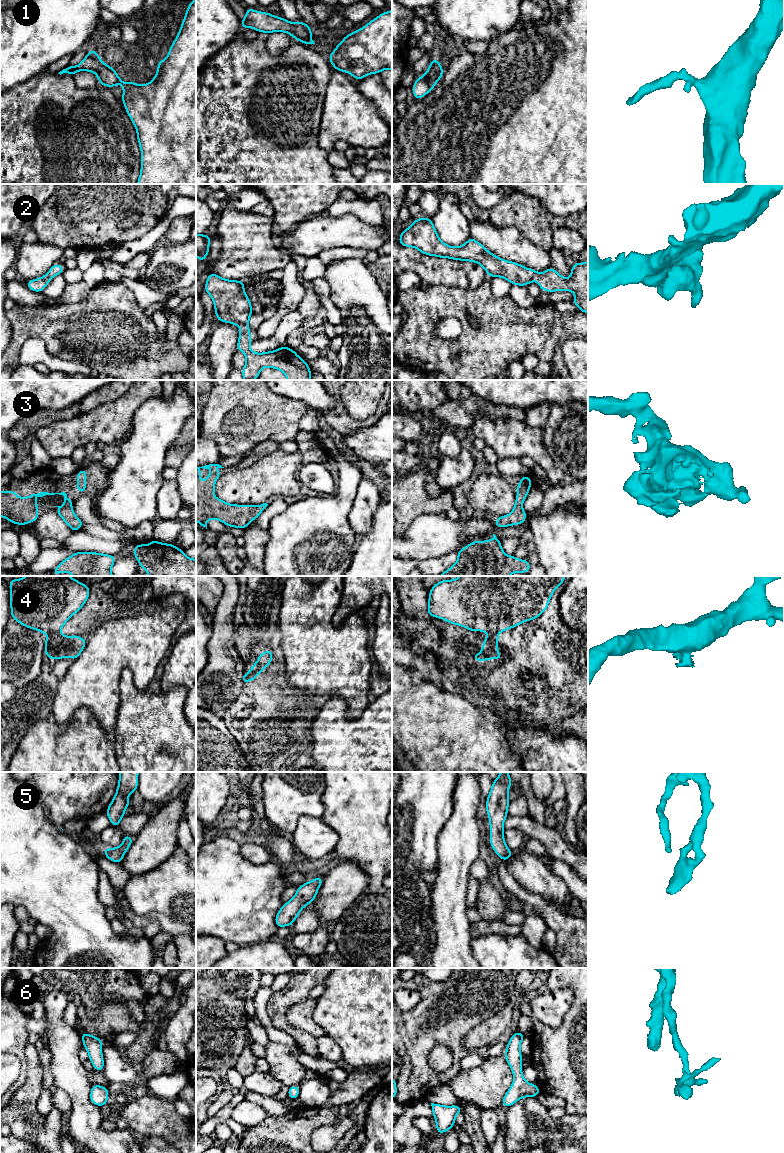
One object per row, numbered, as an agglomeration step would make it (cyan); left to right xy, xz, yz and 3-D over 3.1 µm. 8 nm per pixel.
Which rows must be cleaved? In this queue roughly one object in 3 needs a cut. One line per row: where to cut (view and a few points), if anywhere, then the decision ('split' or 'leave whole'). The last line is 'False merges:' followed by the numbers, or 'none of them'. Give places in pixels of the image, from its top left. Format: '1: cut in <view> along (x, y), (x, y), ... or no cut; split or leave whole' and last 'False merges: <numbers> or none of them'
1: no cut; leave whole
2: no cut; leave whole
3: no cut; leave whole
4: cut in yz along (497, 631), (490, 633); split
5: no cut; leave whole
6: no cut; leave whole
False merges: 4

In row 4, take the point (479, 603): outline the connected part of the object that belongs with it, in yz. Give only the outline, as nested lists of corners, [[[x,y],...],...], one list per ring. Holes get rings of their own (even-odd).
[[[460,576],[442,580],[429,591],[428,615],[470,631],[502,632],[538,618],[565,576]]]

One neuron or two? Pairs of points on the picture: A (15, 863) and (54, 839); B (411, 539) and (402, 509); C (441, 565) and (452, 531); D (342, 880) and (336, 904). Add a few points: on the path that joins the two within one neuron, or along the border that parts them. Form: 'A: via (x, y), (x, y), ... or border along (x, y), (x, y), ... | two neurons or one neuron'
A: via (25, 860), (33, 860), (44, 849) | one neuron
B: border along (427, 514), (416, 516), (402, 536) | two neurons
C: border along (456, 551), (423, 560) | two neurons
D: via (341, 886), (336, 893), (336, 898) | one neuron

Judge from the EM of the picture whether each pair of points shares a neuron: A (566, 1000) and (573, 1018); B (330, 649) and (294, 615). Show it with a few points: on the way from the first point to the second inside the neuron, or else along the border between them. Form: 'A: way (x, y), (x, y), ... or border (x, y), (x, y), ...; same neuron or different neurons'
A: border (568, 986), (572, 1004), (556, 1028); different neurons
B: way (317, 646), (296, 625), (292, 625); same neuron

